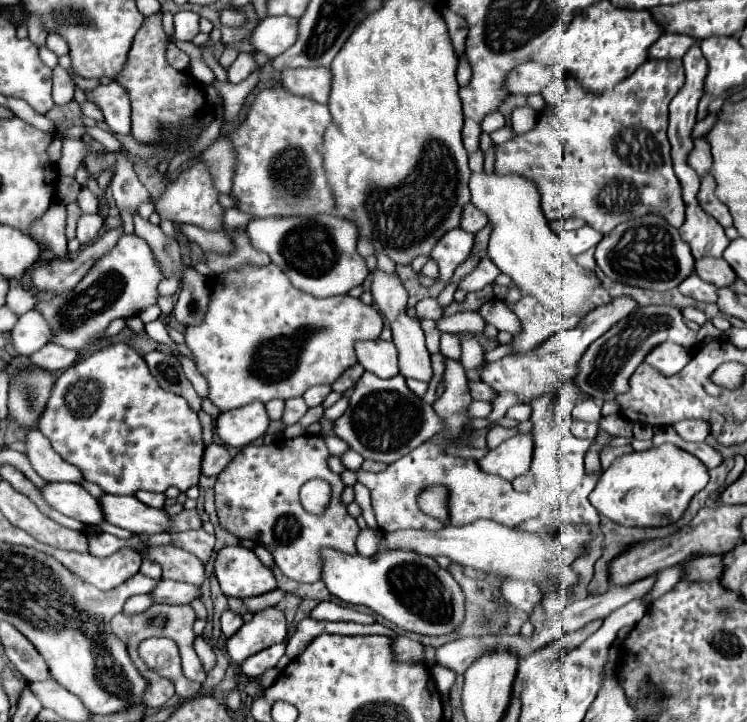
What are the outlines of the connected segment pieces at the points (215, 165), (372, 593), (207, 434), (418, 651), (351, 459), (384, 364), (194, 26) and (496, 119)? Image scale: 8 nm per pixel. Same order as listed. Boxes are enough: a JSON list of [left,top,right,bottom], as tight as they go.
[[201,136,235,194],[321,550,465,636],[198,410,214,447],[393,636,423,662],[341,450,363,470],[355,340,397,378],[173,10,199,42],[481,112,505,134]]

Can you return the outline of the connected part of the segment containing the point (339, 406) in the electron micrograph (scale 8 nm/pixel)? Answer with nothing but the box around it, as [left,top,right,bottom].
[323,396,349,422]

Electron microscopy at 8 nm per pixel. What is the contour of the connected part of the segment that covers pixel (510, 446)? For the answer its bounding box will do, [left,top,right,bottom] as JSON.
[479,434,531,482]

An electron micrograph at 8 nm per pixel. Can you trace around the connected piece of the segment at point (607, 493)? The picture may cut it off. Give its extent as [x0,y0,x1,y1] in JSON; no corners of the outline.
[589,444,709,526]

